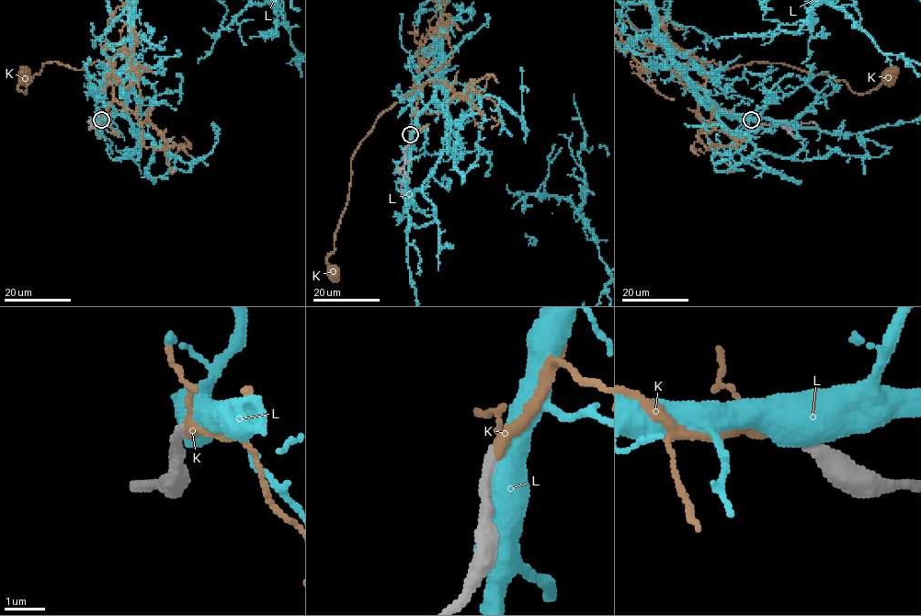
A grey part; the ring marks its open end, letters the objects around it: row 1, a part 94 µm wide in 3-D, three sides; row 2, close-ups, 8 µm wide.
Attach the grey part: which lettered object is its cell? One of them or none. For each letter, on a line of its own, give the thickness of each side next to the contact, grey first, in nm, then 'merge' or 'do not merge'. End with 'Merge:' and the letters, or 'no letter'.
K: calibres 260 and 190 nm; merge
L: calibres 320 and 600 nm; do not merge
Merge: K

